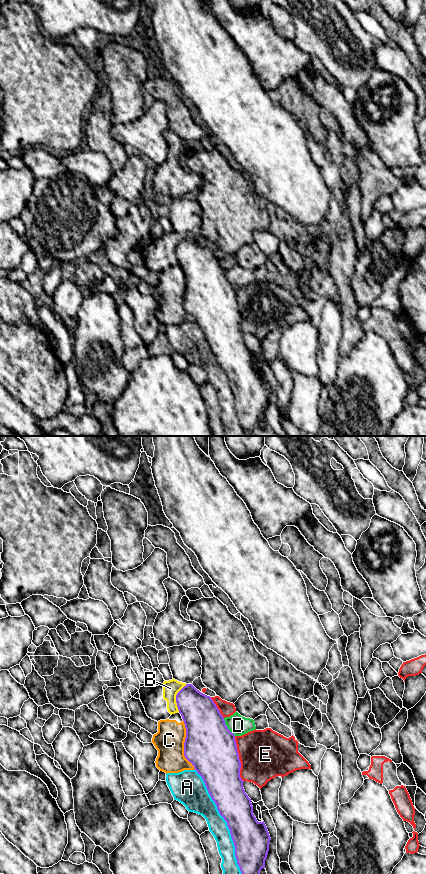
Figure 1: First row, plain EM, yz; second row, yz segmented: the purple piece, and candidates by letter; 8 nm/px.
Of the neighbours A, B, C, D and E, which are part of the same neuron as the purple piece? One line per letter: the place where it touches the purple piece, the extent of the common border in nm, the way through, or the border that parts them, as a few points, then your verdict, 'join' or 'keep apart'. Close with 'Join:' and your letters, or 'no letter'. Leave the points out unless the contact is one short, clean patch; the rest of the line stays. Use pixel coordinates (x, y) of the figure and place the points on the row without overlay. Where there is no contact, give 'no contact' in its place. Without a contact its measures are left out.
A: meets purple in yz at (226, 373); contact 950 nm long; keep apart
B: meets purple in yz at (176, 250); contact 240 nm long; border along yz (186, 236), (176, 247), (178, 263); keep apart
C: meets purple in yz at (184, 297); contact 420 nm long; keep apart
D: meets purple in yz at (227, 279); contact 170 nm long; border along yz (223, 270), (226, 278), (235, 287); keep apart
E: meets purple in yz at (239, 311); contact 380 nm long; keep apart
Join: no letter

